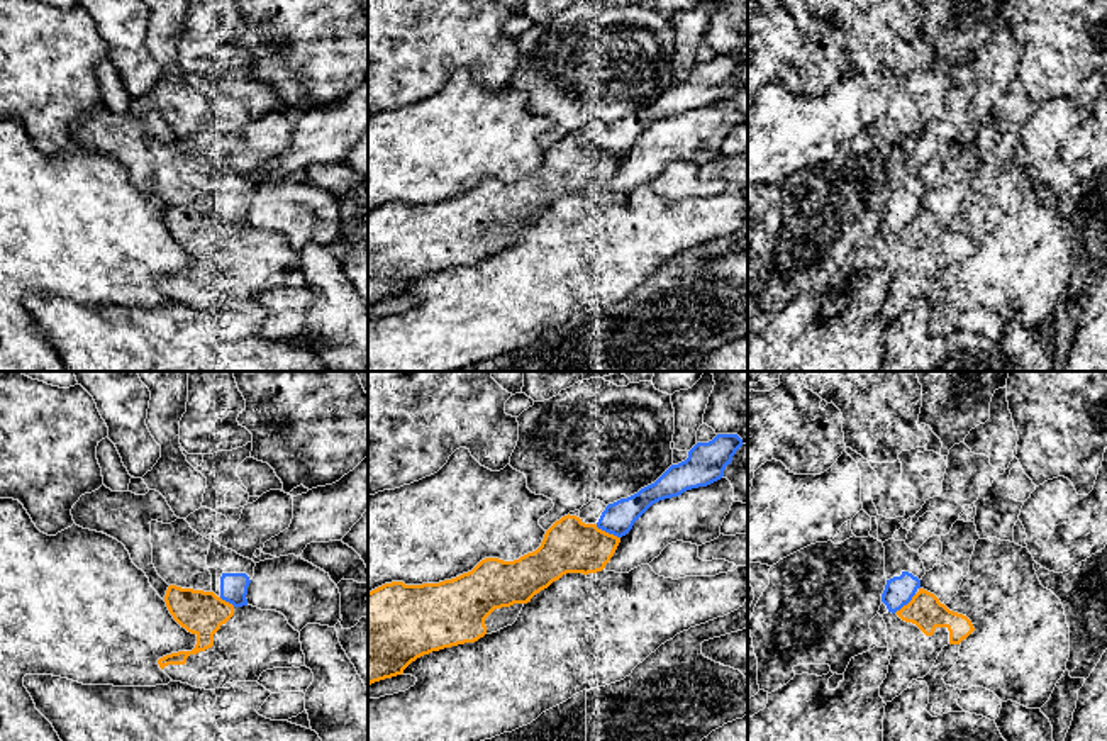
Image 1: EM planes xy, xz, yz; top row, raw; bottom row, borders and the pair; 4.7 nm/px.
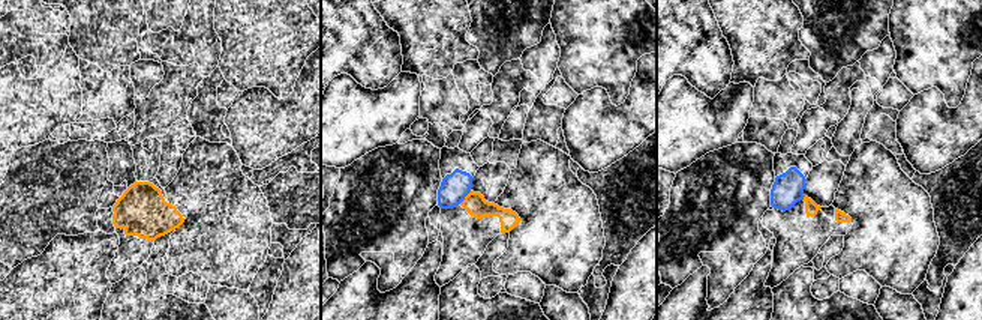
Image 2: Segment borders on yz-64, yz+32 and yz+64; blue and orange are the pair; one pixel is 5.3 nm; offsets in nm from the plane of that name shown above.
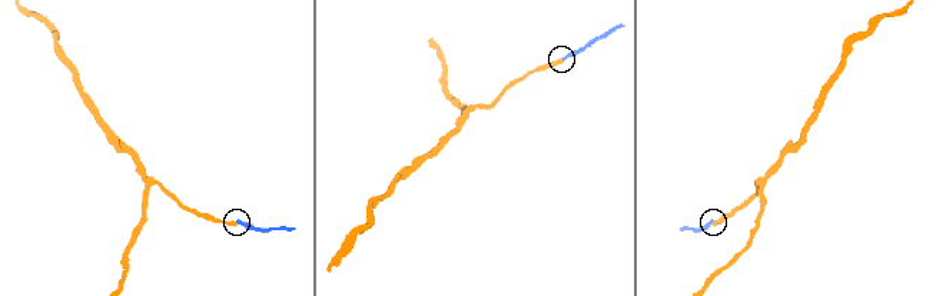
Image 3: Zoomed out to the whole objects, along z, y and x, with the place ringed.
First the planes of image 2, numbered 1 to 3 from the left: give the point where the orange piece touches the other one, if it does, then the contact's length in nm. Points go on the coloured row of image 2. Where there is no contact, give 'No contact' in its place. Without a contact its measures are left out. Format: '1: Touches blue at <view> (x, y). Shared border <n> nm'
1: No contact
2: Touches blue at yz+32 (465, 196). Shared border 100 nm
3: Touches blue at yz+64 (804, 196). Shared border 30 nm

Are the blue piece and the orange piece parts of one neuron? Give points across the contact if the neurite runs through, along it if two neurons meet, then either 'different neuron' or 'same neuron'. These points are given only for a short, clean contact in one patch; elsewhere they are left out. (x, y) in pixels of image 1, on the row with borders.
different neuron

